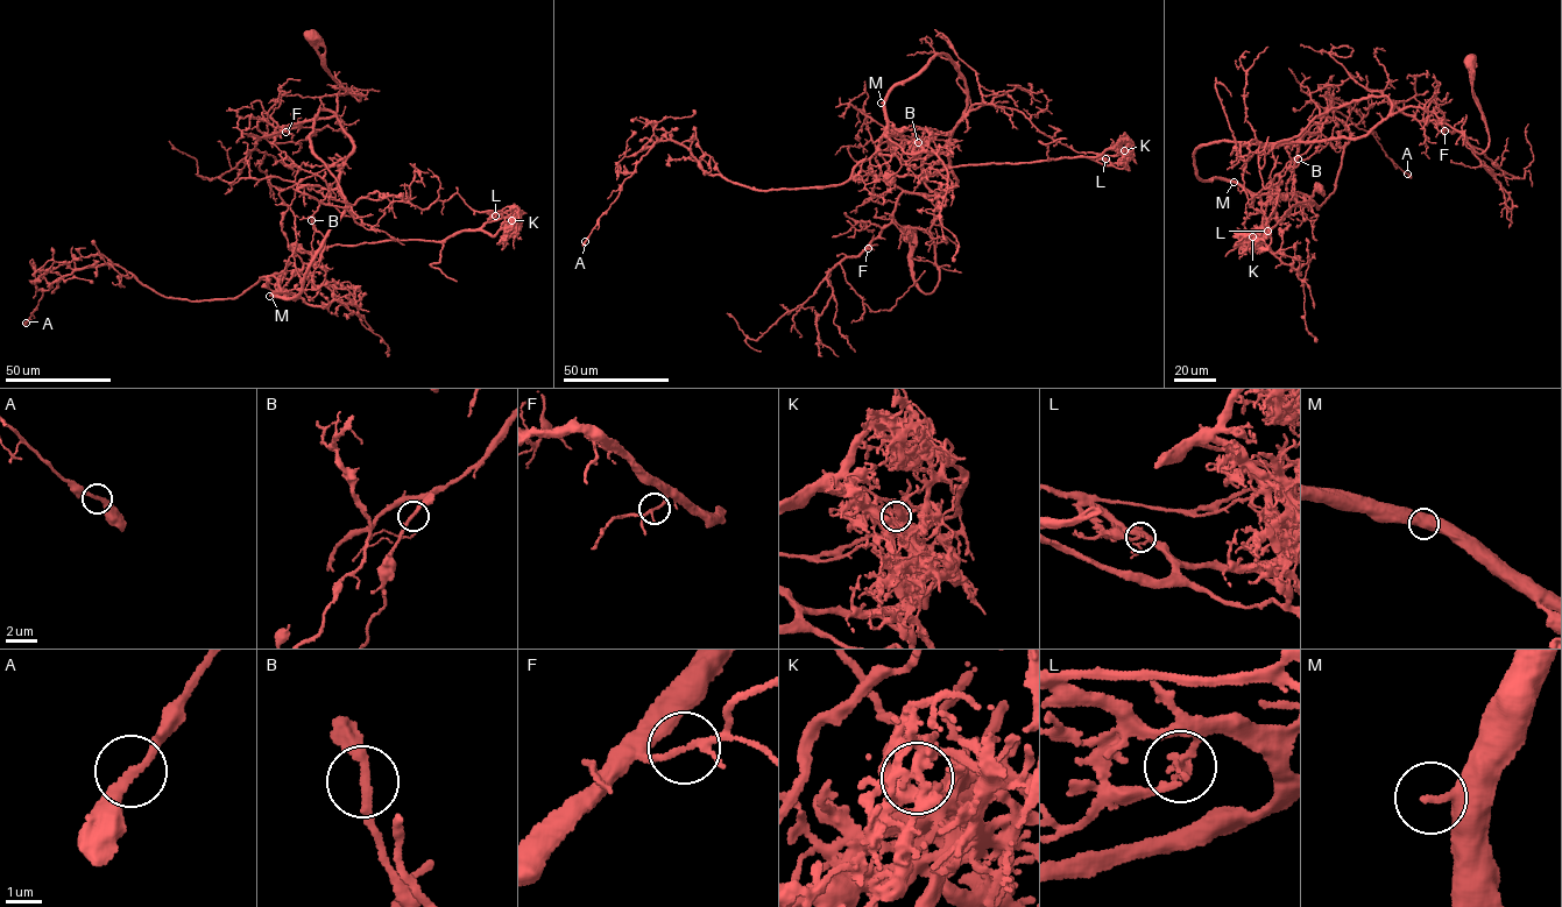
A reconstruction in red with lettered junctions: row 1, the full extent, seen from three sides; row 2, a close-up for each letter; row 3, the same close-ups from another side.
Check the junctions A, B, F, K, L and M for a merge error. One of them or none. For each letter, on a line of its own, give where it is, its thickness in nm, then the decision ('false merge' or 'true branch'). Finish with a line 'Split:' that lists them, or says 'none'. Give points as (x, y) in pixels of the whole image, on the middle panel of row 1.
A: at (585, 241); 240 nm thick; true branch
B: at (918, 142); 220 nm thick; true branch
F: at (868, 248); 150 nm thick; true branch
K: at (1124, 150); 140 nm thick; false merge
L: at (1105, 158); 130 nm thick; true branch
M: at (881, 103); 240 nm thick; true branch
Split: K

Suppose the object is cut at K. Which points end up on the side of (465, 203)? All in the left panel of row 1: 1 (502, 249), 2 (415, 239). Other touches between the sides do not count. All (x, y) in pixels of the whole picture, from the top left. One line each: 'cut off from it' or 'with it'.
1: cut off from it
2: cut off from it

